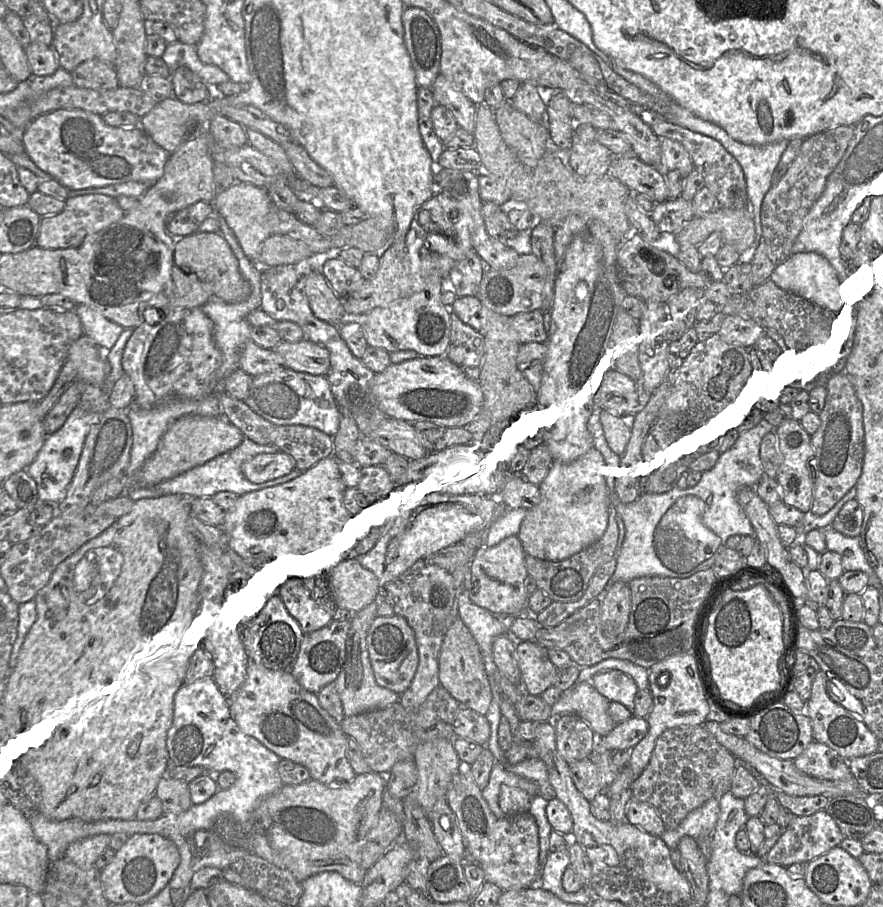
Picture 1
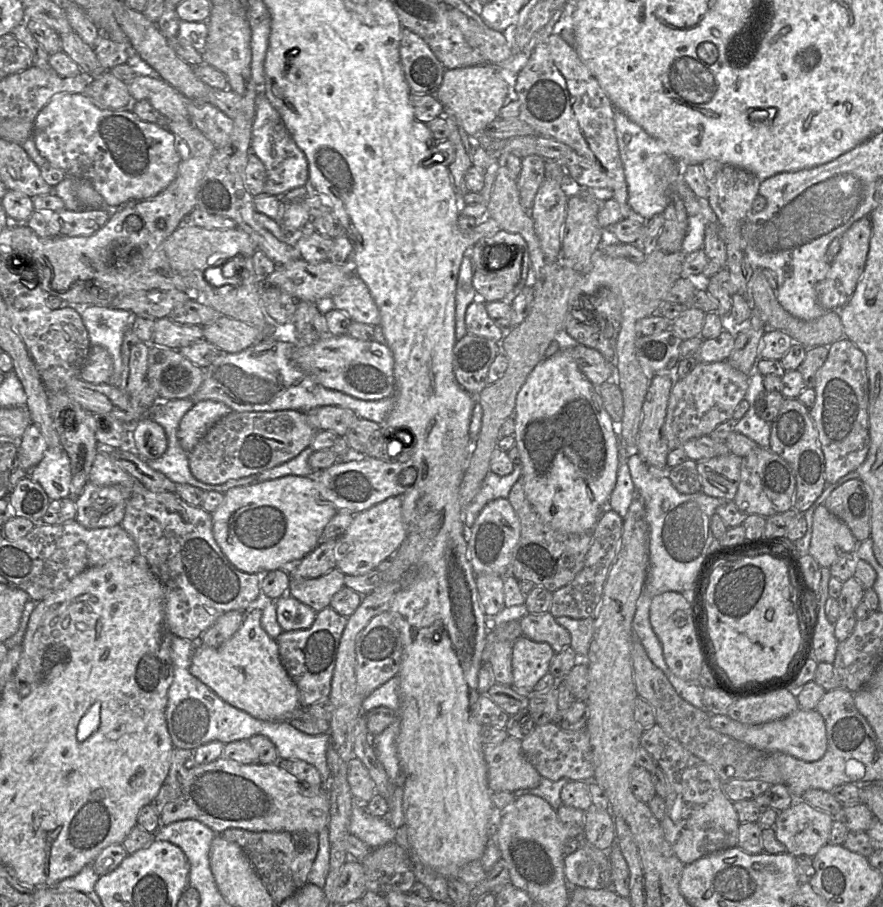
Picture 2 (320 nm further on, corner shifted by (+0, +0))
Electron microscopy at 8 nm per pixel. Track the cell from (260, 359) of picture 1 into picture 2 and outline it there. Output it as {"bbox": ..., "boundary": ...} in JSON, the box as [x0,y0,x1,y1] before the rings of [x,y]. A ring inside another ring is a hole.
{"bbox":[152,317,204,350],"boundary":[[[165,317],[155,322],[152,344],[180,350],[200,339],[204,339],[201,326],[181,324]]]}

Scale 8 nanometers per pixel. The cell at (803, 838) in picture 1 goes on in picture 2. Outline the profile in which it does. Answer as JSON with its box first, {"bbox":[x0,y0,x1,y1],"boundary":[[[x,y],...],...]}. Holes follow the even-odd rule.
{"bbox":[774,800,833,857],"boundary":[[[795,800],[789,808],[778,811],[774,830],[786,852],[795,857],[814,857],[828,844],[833,821],[830,814],[803,800]]]}

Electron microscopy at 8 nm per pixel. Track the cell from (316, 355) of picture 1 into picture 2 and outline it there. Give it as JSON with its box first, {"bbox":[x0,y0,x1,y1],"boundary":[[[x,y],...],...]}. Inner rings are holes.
{"bbox":[202,315,269,353],"boundary":[[[223,315],[202,329],[204,339],[223,353],[241,352],[269,337],[253,325]]]}

